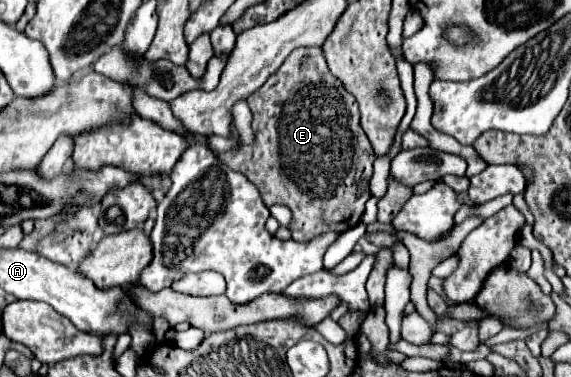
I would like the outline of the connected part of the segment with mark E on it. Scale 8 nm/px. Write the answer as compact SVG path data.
M294 50L284 60L284 64L264 82L264 86L248 96L248 106L252 110L254 142L250 146L242 144L232 124L230 138L236 142L236 148L218 152L218 158L236 172L246 174L248 180L254 182L262 192L266 206L284 204L292 210L292 222L288 226L288 230L292 232L292 240L306 242L322 232L346 232L354 228L364 214L366 200L370 198L368 184L372 178L372 162L376 160L376 154L368 142L366 132L360 126L356 98L326 68L322 50Z

